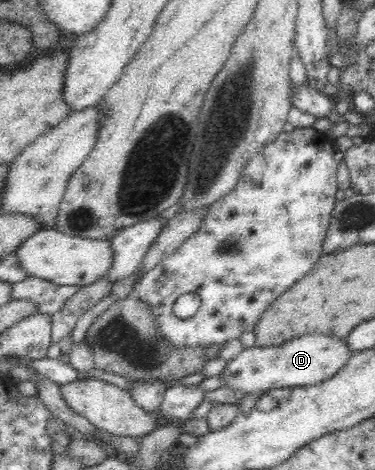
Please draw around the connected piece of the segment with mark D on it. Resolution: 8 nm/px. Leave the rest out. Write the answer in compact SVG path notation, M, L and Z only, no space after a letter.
M320 333L305 334L276 346L254 345L245 348L226 362L218 376L226 387L242 391L245 395L258 391L264 393L272 389L308 386L332 378L332 374L336 374L352 354L344 339Z

